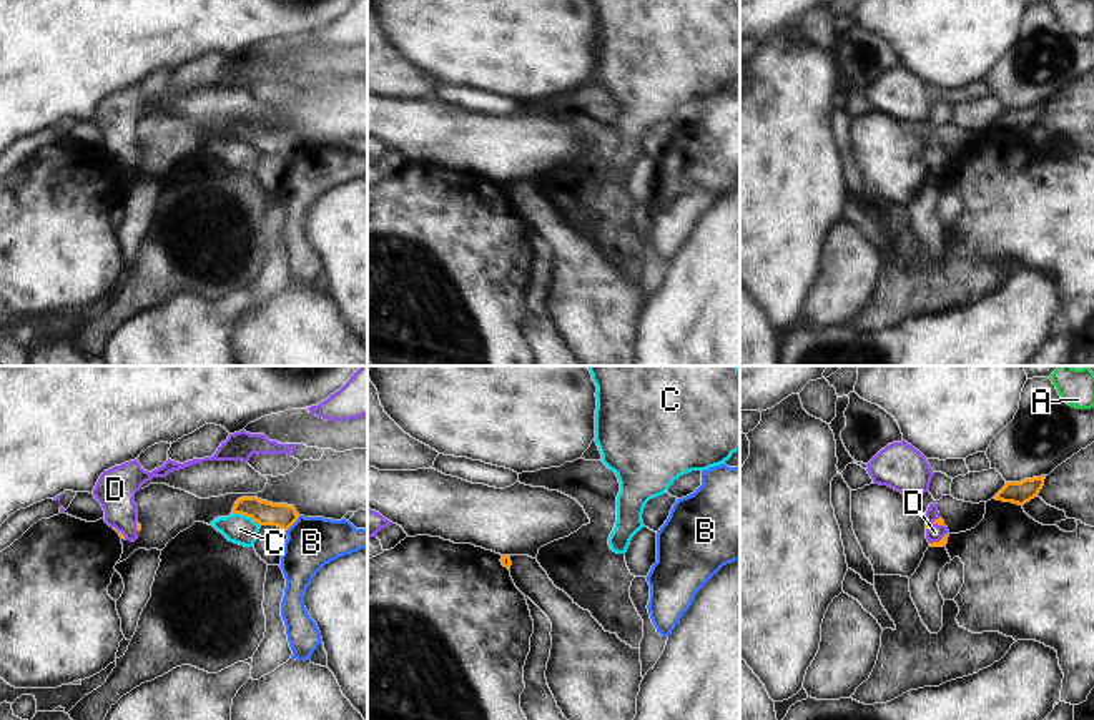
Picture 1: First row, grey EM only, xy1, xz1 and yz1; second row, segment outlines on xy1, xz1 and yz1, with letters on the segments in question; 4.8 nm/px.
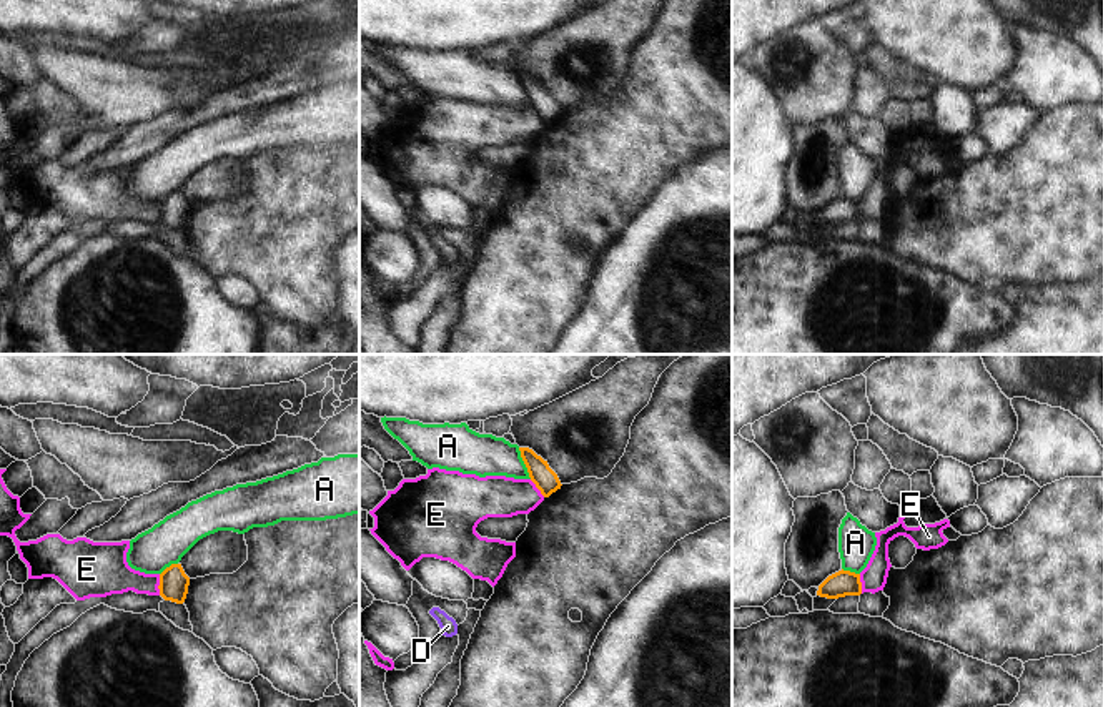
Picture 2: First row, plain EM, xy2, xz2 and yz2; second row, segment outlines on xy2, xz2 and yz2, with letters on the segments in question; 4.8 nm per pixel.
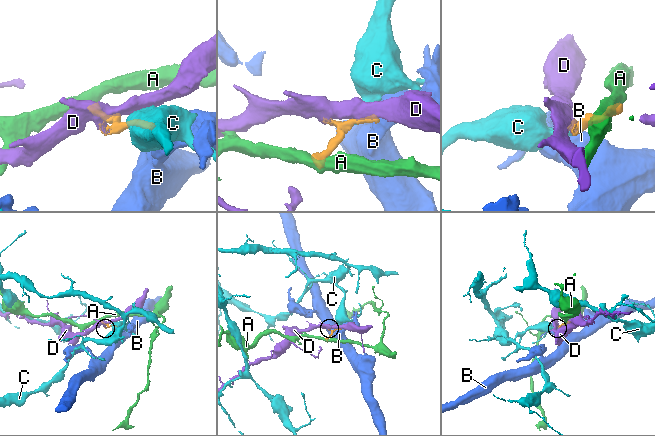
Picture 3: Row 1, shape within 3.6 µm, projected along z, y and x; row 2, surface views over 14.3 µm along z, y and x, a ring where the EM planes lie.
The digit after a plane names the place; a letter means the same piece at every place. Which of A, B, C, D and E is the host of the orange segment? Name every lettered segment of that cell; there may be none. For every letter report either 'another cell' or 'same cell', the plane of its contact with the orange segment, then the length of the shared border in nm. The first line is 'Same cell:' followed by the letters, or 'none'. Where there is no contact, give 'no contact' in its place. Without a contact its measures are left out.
Same cell: D
A: another cell; meets orange in xz2; contact 170 nm long
B: another cell; meets orange in xy1; contact 100 nm long
C: another cell; meets orange in xy1; contact 150 nm long
D: same cell; meets orange in yz1; contact 110 nm long
E: another cell; meets orange in xy2; contact 100 nm long

